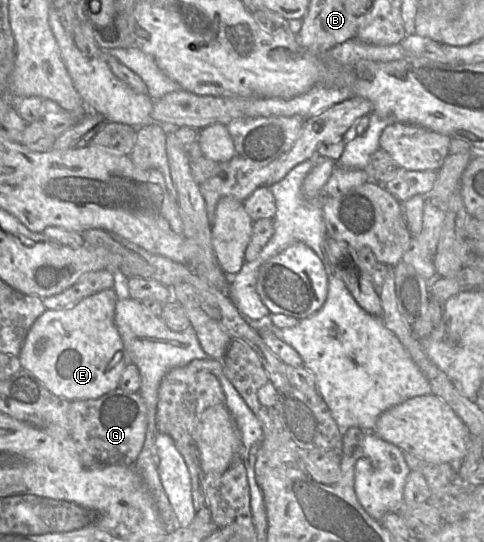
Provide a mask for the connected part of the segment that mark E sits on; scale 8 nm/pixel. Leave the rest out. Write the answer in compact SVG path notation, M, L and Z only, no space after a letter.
M110 288L106 290L99 291L94 293L74 306L67 309L59 309L59 310L47 310L42 313L34 322L32 327L30 328L20 354L18 355L22 368L30 371L34 374L44 385L45 387L54 395L66 398L70 401L72 400L87 400L87 399L96 399L104 394L111 392L119 387L120 377L125 369L125 367L129 364L128 358L126 358L124 352L124 344L121 339L121 336L118 332L118 329L115 325L114 316L115 316L115 307L119 297L117 292Z

